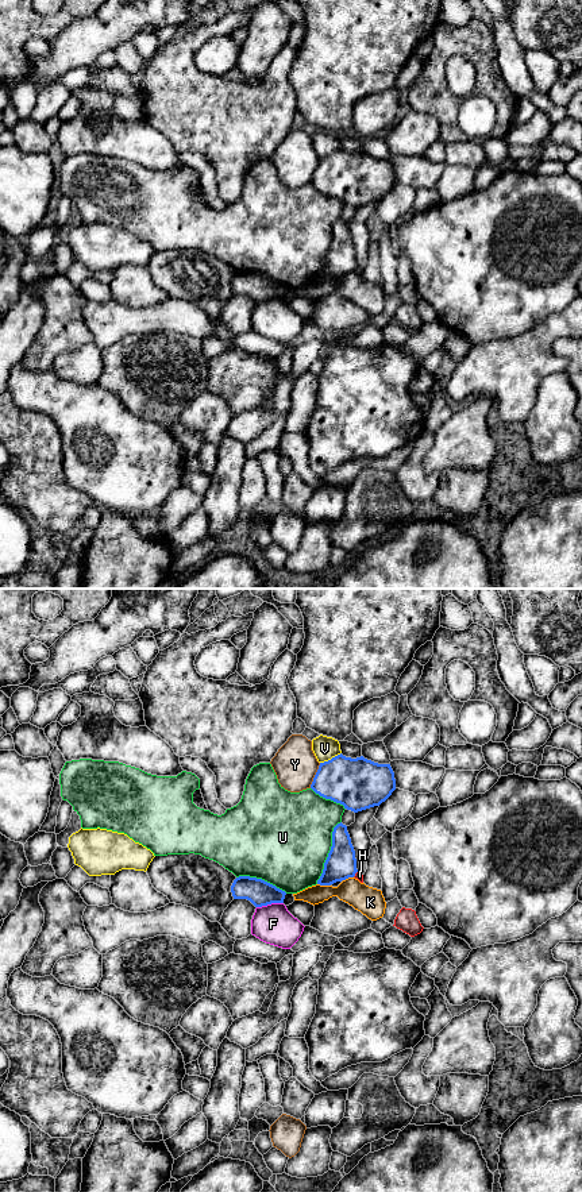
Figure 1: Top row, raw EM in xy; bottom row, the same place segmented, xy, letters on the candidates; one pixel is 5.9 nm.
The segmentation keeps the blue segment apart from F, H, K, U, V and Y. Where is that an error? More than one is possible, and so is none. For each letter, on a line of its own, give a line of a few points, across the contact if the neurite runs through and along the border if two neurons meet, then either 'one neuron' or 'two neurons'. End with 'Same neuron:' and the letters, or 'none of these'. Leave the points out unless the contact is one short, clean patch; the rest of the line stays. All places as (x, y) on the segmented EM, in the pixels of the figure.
F: line xy (282, 902), (272, 902), (257, 907); two neurons
H: line xy (357, 871), (353, 876); two neurons
K: two neurons
U: two neurons
V: two neurons
Y: two neurons
Same neuron: none of these

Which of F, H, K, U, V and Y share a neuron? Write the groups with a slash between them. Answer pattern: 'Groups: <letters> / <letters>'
Groups: F / H / K / U / V / Y

